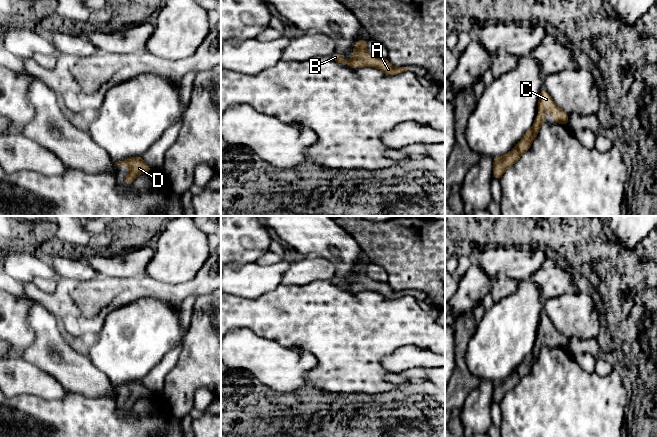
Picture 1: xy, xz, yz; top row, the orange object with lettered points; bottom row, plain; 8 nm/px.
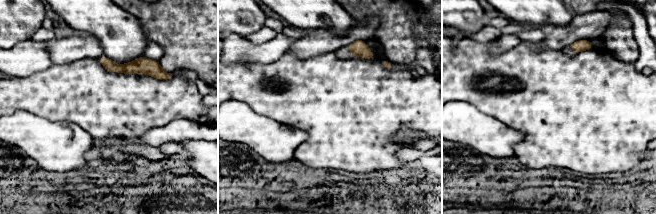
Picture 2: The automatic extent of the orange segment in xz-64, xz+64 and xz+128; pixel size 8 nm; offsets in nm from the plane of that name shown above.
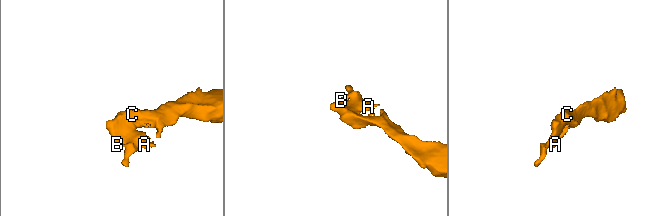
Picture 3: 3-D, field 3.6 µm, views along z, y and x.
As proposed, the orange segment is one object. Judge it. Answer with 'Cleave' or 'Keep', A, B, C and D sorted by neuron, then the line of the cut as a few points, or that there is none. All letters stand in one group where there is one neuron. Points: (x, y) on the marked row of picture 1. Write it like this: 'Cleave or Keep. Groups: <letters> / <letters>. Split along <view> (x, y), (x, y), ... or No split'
Keep. Groups: A B C D. No split

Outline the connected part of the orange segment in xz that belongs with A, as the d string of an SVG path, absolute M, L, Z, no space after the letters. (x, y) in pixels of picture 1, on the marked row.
M360 39L354 44L354 49L352 50L352 53L354 54L353 58L349 58L345 61L337 52L334 52L331 56L335 62L339 64L348 64L354 69L364 66L374 67L387 75L396 75L408 70L407 67L393 67L387 58L373 56L366 51L366 48L367 40Z

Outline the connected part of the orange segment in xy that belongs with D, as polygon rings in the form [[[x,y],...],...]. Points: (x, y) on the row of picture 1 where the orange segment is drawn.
[[[141,156],[117,161],[115,162],[115,165],[126,165],[129,167],[127,177],[124,180],[124,184],[127,186],[131,185],[138,175],[152,171],[150,166],[142,159]]]

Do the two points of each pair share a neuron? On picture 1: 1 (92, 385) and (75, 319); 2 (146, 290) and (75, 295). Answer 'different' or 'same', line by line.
1: different
2: same

